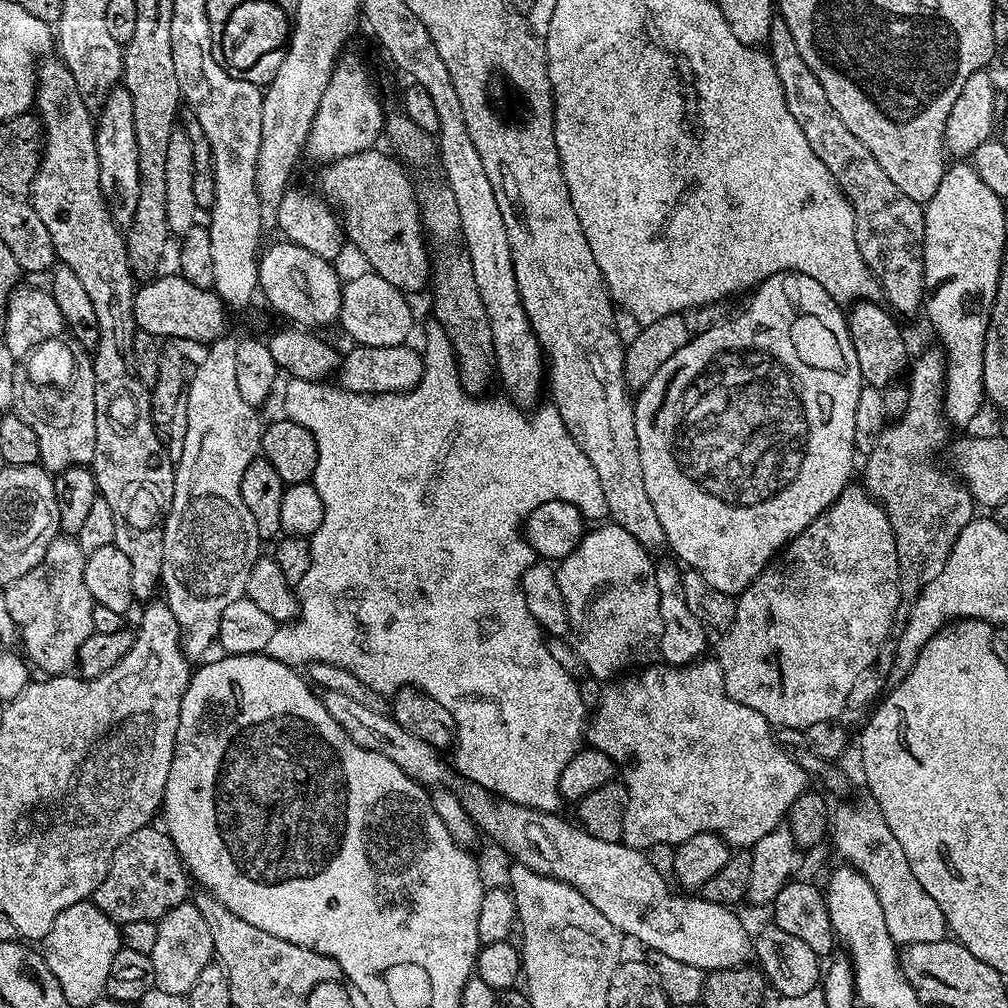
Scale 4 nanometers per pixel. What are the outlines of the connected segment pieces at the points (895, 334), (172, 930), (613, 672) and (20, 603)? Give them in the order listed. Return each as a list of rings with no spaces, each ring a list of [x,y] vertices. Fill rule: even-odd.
[[[872,300],[855,301],[847,309],[846,319],[863,383],[869,388],[883,390],[888,385],[897,383],[905,375],[910,364],[910,355],[908,356],[908,344],[896,325],[897,317],[887,307],[876,303]]]
[[[185,902],[174,906],[158,922],[158,939],[154,942],[151,955],[154,962],[154,978],[156,988],[166,994],[184,996],[194,986],[198,974],[213,963],[212,935],[210,926],[206,926],[206,918],[197,910],[195,903]]]
[[[611,522],[601,523],[599,526],[593,527],[593,530],[585,531],[583,538],[578,542],[578,546],[569,554],[566,559],[559,561],[555,565],[556,577],[558,578],[558,590],[562,590],[562,598],[566,602],[566,614],[568,615],[568,630],[570,633],[570,643],[575,648],[578,658],[582,658],[587,675],[593,676],[596,680],[611,681],[613,678],[619,677],[621,674],[627,673],[631,664],[635,666],[644,666],[649,662],[657,659],[660,651],[660,639],[662,638],[662,614],[658,610],[658,582],[656,581],[656,564],[651,560],[649,549],[644,548],[638,542],[638,538],[634,538],[632,534],[626,534],[626,530],[622,530],[622,526]]]
[[[57,538],[46,550],[46,558],[30,570],[30,574],[22,574],[18,582],[9,584],[3,589],[6,598],[6,610],[10,610],[10,618],[14,618],[19,643],[24,643],[22,652],[33,665],[41,668],[41,673],[48,676],[62,676],[71,673],[76,666],[78,652],[82,650],[82,642],[90,638],[94,626],[94,610],[92,609],[92,595],[86,590],[84,577],[84,561],[86,553],[76,545],[75,539]]]

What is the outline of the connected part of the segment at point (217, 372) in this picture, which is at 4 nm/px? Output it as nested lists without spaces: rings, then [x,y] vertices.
[[[225,334],[207,345],[204,361],[187,381],[188,431],[186,442],[182,442],[182,454],[174,464],[174,498],[162,534],[162,596],[180,627],[184,655],[192,662],[207,657],[208,647],[217,643],[218,626],[226,606],[245,599],[250,570],[262,555],[258,526],[254,526],[254,517],[250,515],[250,510],[246,510],[246,502],[242,502],[242,474],[246,474],[246,466],[261,455],[262,419],[256,413],[259,411],[246,402],[238,390],[235,367],[237,341],[231,340],[230,336]]]

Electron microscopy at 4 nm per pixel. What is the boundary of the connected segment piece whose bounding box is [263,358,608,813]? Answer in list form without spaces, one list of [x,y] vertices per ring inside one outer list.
[[[431,358],[425,359],[424,376],[408,392],[379,392],[373,396],[363,396],[361,392],[348,392],[339,386],[331,388],[328,382],[289,379],[287,383],[284,388],[283,415],[306,426],[306,430],[314,434],[314,442],[318,446],[318,466],[310,482],[322,498],[324,517],[322,526],[318,526],[318,530],[310,537],[310,570],[306,570],[298,585],[300,615],[291,624],[277,627],[270,642],[266,642],[263,655],[293,666],[307,666],[312,661],[332,663],[336,667],[345,668],[370,690],[385,698],[395,696],[400,688],[411,686],[422,689],[430,694],[430,698],[442,702],[450,714],[454,714],[454,768],[464,775],[463,779],[467,783],[485,788],[501,800],[536,808],[539,812],[555,813],[562,804],[559,792],[562,770],[581,750],[586,736],[586,712],[584,716],[584,696],[576,685],[579,684],[577,677],[566,674],[566,670],[562,670],[562,666],[550,658],[545,633],[534,614],[526,610],[526,598],[520,583],[524,571],[534,563],[534,553],[521,532],[533,508],[555,500],[578,506],[588,522],[600,522],[608,516],[606,494],[602,490],[602,482],[598,482],[598,473],[594,471],[594,466],[590,466],[590,458],[586,458],[582,450],[575,446],[560,448],[556,438],[558,417],[555,411],[537,407],[533,416],[524,416],[525,409],[513,403],[507,395],[488,394],[483,398],[470,396],[460,385],[459,370],[450,366],[449,361],[447,364],[440,360],[435,364]]]

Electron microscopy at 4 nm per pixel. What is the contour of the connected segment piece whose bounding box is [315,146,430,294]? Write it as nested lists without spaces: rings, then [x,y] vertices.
[[[373,146],[367,148],[364,152],[359,152],[353,156],[344,156],[341,160],[334,160],[323,165],[324,169],[320,172],[320,177],[317,178],[315,187],[318,189],[319,195],[323,199],[327,200],[329,204],[332,205],[333,209],[338,213],[339,219],[342,221],[342,232],[348,240],[357,248],[358,251],[364,255],[364,260],[369,269],[382,278],[390,282],[391,286],[400,289],[401,292],[405,294],[413,294],[412,292],[420,292],[423,288],[427,289],[430,284],[430,248],[427,243],[421,242],[421,244],[404,244],[404,223],[407,220],[416,220],[418,216],[418,201],[416,199],[416,193],[414,191],[414,180],[412,180],[408,175],[410,175],[409,169],[405,167],[403,163],[395,155],[389,154],[387,151],[379,152],[379,147]]]

